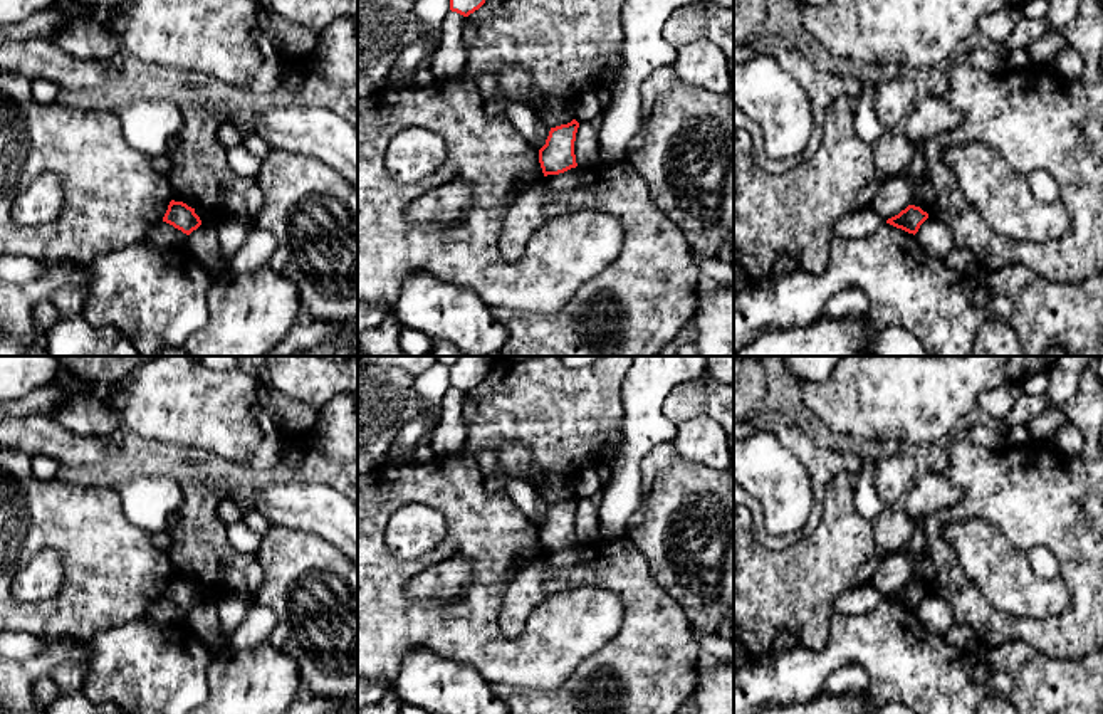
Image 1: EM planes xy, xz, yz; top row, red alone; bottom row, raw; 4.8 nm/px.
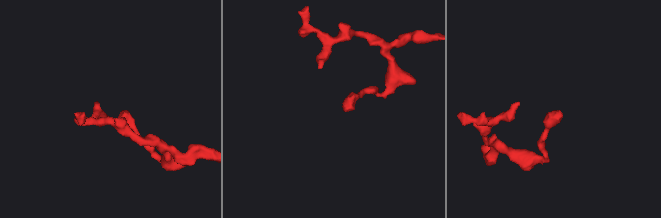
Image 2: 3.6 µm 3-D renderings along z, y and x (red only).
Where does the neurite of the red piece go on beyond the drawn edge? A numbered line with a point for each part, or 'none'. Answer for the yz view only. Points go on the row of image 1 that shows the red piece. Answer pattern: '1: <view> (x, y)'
none

